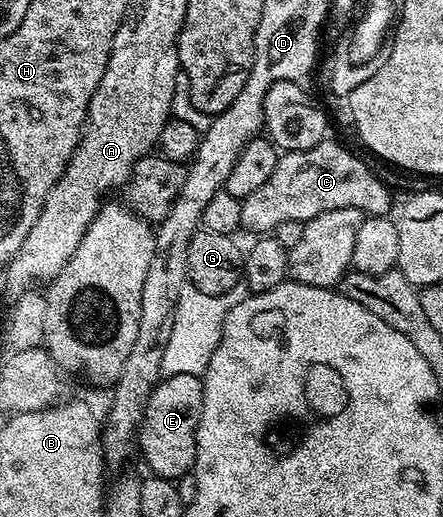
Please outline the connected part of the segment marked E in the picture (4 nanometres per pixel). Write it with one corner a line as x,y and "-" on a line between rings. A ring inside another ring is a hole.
175,374
165,376
158,380
151,398
147,398
145,413
141,419
139,429
139,456
145,459
148,471
155,476
162,476
165,480
176,482
183,474
193,470
195,462
195,446
197,445
197,427
201,417
201,407
203,406
203,390
205,389
201,376
191,374

